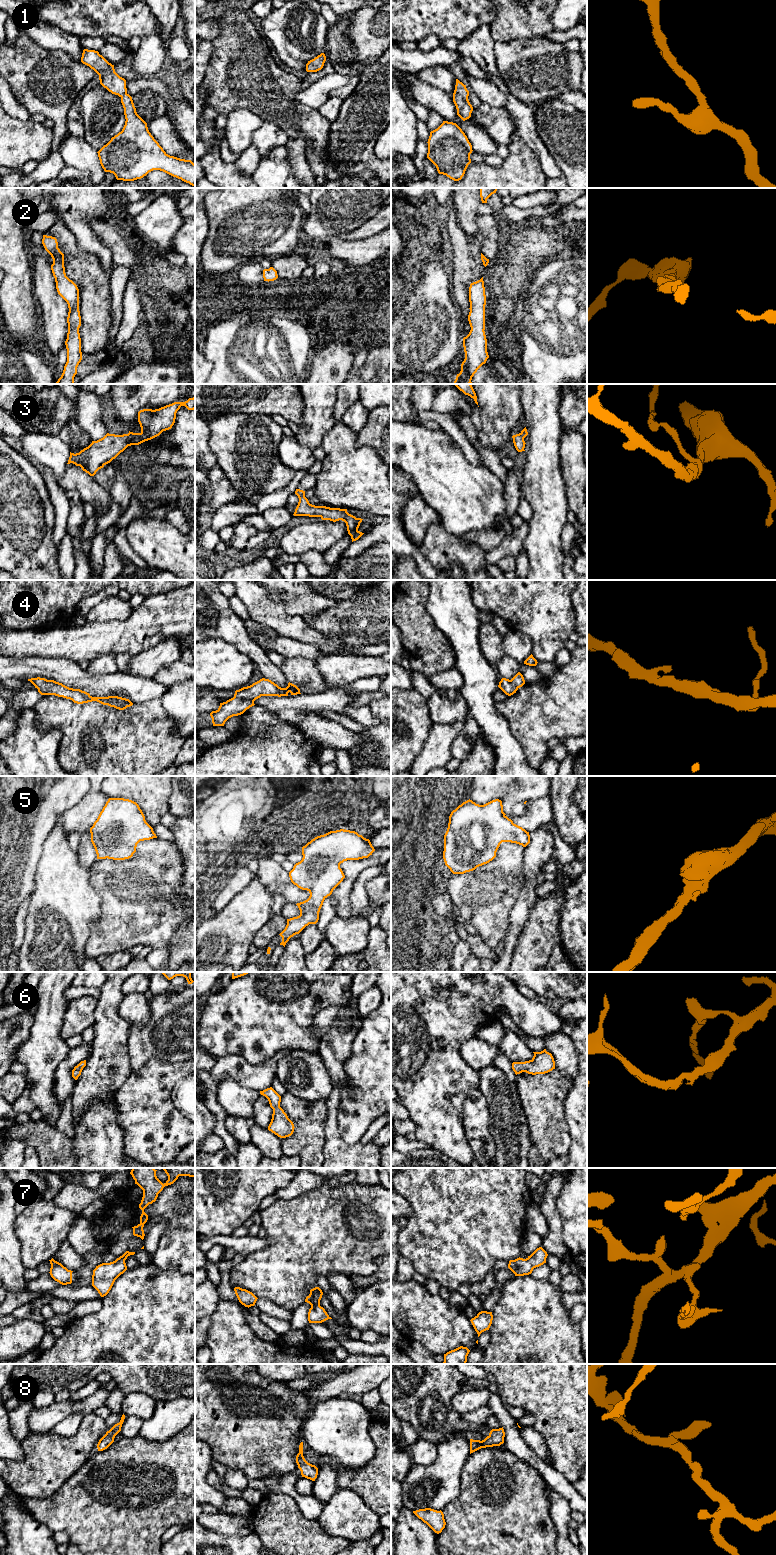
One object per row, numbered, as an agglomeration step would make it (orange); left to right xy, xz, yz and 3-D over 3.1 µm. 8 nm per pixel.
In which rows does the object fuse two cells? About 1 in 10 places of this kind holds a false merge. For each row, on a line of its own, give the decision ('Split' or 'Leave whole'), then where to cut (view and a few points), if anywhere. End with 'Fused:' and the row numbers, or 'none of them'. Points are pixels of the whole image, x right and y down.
1: Leave whole. No split
2: Leave whole. No split
3: Leave whole. No split
4: Leave whole. No split
5: Leave whole. No split
6: Leave whole. No split
7: Leave whole. No split
8: Leave whole. No split
Fused: none of them

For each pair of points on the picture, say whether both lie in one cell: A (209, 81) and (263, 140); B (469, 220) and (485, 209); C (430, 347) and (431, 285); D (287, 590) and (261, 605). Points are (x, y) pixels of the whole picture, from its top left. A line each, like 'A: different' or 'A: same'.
A: different
B: different
C: same
D: different

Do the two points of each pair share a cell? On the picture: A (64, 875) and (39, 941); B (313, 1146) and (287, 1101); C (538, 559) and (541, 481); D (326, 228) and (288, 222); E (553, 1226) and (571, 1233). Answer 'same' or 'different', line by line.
A: same
B: same
C: same
D: different
E: different

